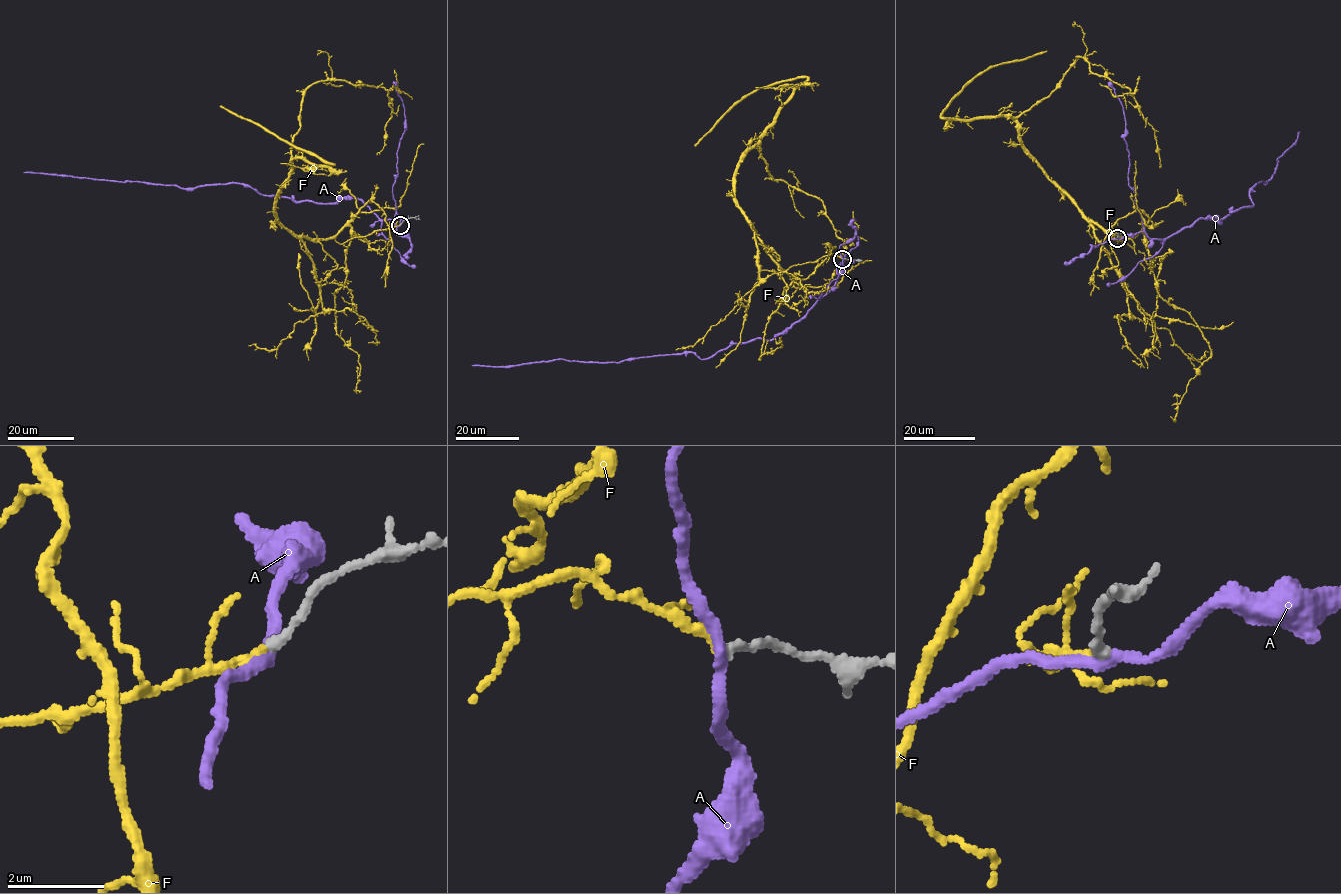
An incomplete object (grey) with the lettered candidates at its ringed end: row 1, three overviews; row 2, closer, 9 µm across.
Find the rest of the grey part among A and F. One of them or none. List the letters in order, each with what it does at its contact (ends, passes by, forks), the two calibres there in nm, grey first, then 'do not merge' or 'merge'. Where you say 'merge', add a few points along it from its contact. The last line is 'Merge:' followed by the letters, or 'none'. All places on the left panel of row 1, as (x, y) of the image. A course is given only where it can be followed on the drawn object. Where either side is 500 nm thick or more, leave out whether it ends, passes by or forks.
A: it passes by | 190/200 nm | do not merge
F: it ends | 180/160 nm | merge | via (399, 225), (340, 244), (279, 223), (307, 88), (339, 79), (387, 91), (377, 154)
Merge: F

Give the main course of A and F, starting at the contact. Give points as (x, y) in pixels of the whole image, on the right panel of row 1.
A: (1117, 239), (1141, 232), (1167, 238), (1197, 219), (1221, 222), (1253, 205), (1251, 190), (1271, 177), (1299, 132)
F: (1117, 238), (1088, 222), (1048, 178), (1017, 118), (1081, 57), (1128, 87), (1153, 129), (1159, 167)

